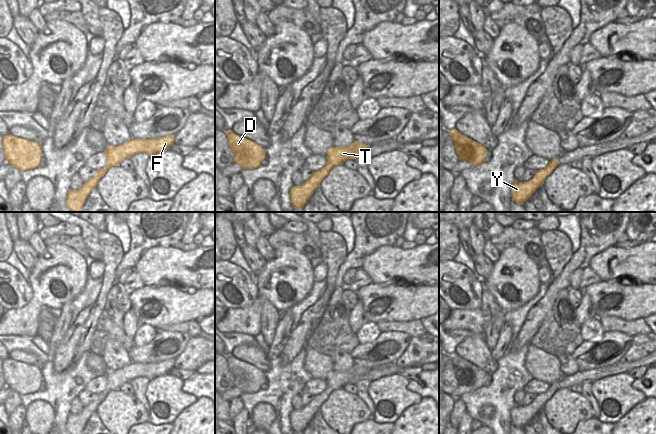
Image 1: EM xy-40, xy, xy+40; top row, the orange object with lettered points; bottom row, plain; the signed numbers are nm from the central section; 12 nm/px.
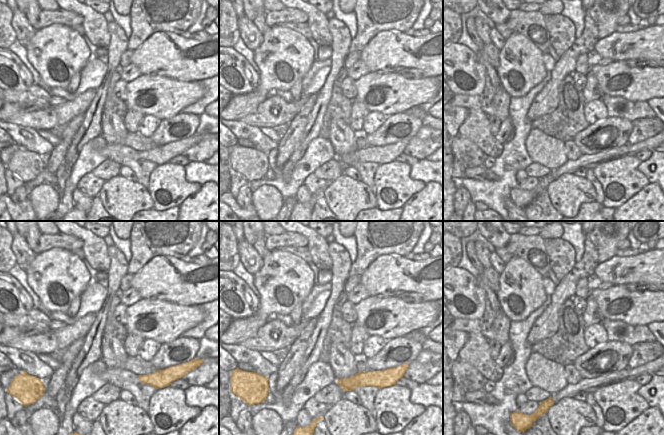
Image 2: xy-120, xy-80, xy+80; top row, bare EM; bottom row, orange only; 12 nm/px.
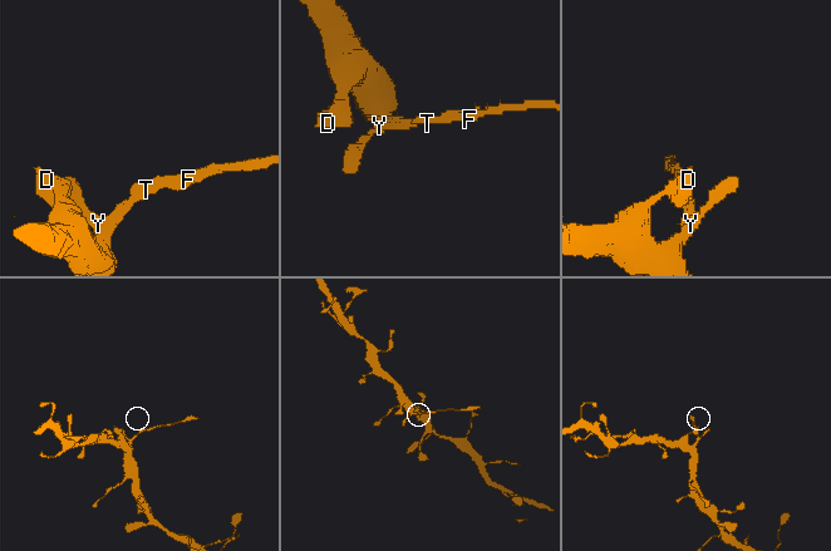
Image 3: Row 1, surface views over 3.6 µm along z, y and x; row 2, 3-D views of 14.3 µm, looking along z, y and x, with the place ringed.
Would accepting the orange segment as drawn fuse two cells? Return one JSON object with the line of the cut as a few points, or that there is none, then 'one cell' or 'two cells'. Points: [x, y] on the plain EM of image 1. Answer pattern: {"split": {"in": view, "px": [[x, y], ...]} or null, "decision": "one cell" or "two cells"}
{"split": null, "decision": "one cell"}

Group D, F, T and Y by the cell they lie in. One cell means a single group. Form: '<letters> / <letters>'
D F T Y

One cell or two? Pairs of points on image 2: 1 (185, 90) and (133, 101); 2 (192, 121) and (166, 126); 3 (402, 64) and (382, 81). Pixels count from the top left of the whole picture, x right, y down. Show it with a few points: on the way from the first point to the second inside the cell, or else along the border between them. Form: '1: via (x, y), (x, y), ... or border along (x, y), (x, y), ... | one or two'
1: via (170, 90), (157, 90), (154, 87), (141, 88) | one
2: via (185, 121), (171, 121) | one
3: border along (370, 71), (395, 71), (407, 78), (415, 79) | two

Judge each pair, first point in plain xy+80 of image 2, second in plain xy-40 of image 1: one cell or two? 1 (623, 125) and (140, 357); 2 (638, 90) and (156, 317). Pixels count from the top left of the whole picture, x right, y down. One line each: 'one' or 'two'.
1: one
2: one

